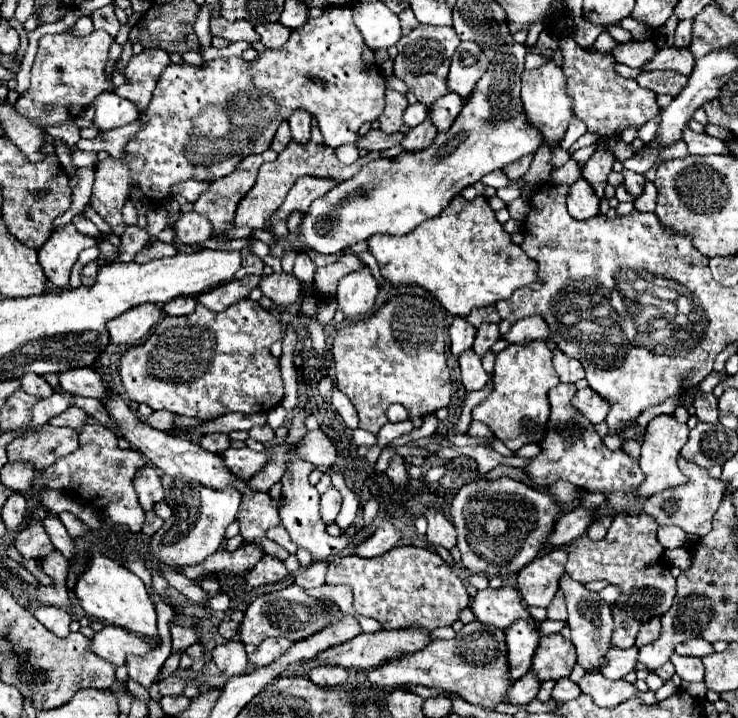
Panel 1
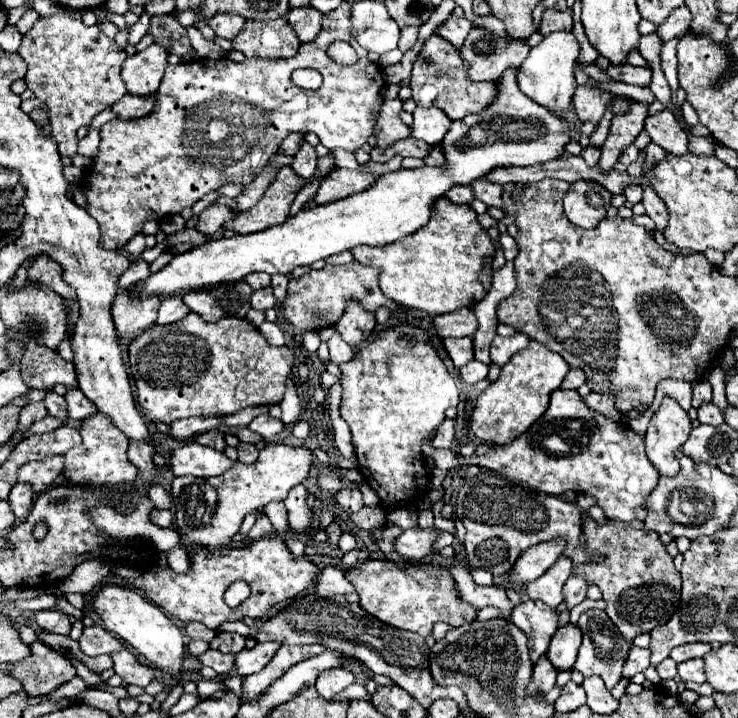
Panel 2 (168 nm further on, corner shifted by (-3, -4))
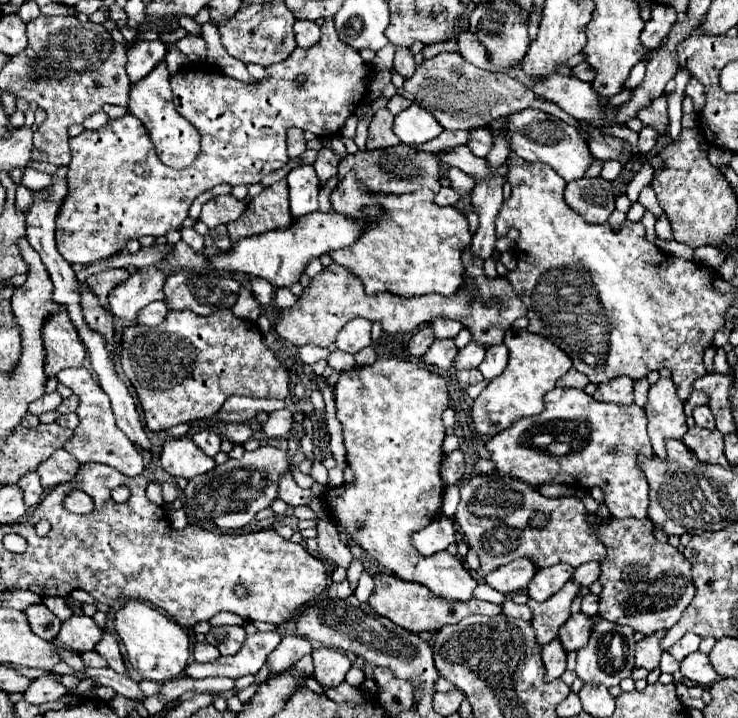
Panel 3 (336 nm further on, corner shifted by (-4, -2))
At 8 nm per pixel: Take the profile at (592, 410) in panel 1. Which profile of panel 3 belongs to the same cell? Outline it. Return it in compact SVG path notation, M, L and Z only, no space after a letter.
M618 376L614 380L598 384L598 390L594 392L594 398L600 402L618 402L618 404L630 404L634 402L632 396L632 380L626 376Z

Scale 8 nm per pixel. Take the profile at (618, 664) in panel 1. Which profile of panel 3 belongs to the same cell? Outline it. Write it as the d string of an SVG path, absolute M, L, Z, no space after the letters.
M658 630L654 634L644 636L640 642L636 642L636 666L642 666L646 670L658 668L660 656L662 656L662 638L666 636L666 630Z

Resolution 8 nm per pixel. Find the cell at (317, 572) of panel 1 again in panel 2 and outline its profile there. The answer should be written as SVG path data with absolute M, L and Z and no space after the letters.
M323 566L315 580L315 594L319 596L335 596L335 594L349 594L353 592L353 584L349 584L343 576L341 568Z

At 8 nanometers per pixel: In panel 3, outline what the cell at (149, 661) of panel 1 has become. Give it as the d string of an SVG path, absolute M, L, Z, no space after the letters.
M104 632L100 642L94 646L94 652L98 652L102 658L108 660L108 666L116 672L126 672L126 666L124 666L124 660L122 660L122 654L120 654L120 646L116 642L116 638L110 634L110 632Z

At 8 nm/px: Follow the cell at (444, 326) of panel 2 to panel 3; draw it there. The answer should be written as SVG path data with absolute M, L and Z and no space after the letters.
M422 326L422 328L410 338L410 342L408 342L408 346L406 346L406 352L408 352L410 356L422 356L422 354L432 346L432 342L434 342L434 336L430 334L430 326Z

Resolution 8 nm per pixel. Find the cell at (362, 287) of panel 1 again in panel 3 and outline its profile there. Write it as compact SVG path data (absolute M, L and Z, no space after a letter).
M358 318L358 320L350 320L340 332L338 332L338 338L336 338L336 346L348 354L356 354L360 352L362 348L370 346L372 340L370 340L370 328L372 324Z

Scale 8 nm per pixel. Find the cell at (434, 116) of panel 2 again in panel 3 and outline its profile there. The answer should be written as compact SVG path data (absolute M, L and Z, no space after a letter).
M412 102L394 118L394 134L404 144L424 144L442 132L436 118Z

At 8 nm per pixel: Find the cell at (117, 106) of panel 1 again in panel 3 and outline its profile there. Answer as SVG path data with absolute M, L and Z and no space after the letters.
M160 62L158 66L154 66L154 70L146 78L130 86L128 112L140 118L146 130L150 132L158 160L170 168L182 170L182 168L188 168L194 162L194 158L200 154L200 134L184 116L176 112L168 80L170 80L170 74L166 68L166 62Z

